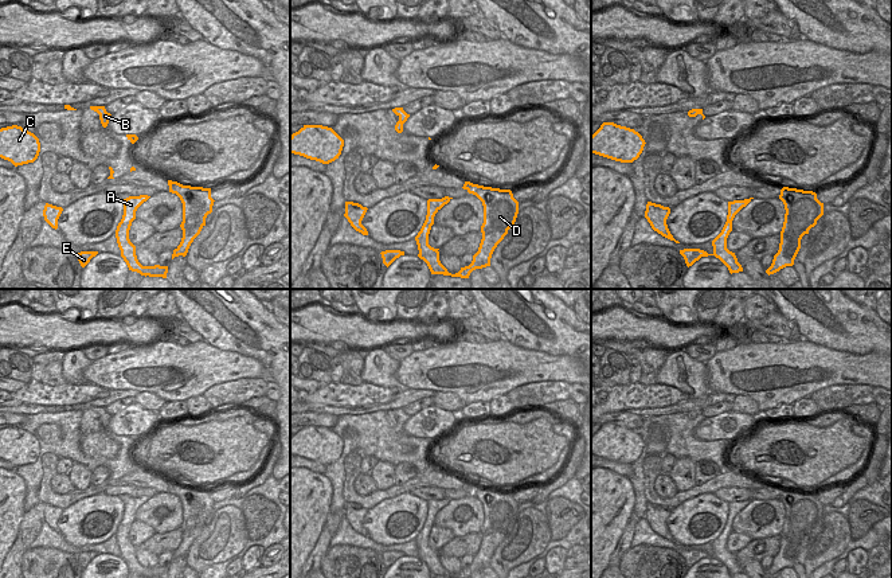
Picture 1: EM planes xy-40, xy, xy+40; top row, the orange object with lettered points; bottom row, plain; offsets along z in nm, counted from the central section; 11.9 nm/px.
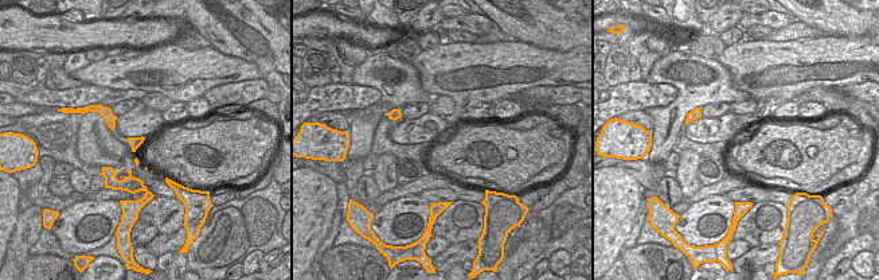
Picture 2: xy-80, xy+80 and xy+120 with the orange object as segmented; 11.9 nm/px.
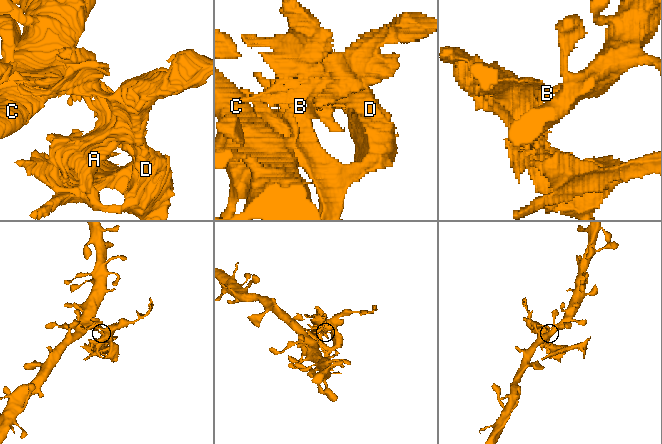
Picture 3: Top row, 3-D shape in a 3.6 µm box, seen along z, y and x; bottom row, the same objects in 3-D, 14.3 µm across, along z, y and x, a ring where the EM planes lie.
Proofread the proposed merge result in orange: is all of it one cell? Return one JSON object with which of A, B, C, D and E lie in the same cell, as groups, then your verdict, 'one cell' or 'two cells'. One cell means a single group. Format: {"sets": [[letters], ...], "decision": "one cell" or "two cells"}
{"sets": [["A", "B", "D", "E"], ["C"]], "decision": "two cells"}

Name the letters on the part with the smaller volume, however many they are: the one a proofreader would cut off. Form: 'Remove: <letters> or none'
Remove: A, B, D, E

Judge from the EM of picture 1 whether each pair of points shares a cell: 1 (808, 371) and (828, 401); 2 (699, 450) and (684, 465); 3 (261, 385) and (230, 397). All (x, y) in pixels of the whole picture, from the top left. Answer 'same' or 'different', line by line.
1: different
2: different
3: same

